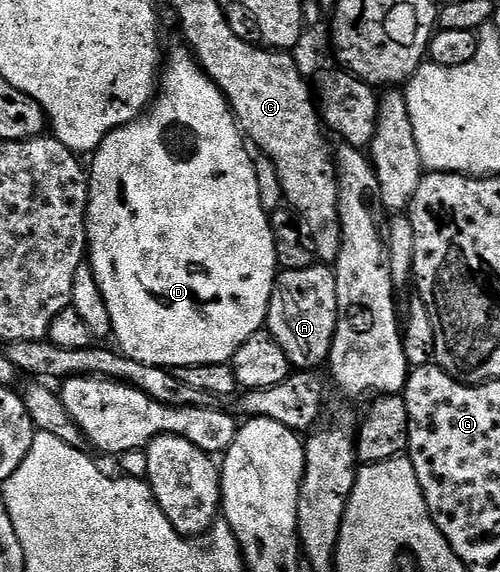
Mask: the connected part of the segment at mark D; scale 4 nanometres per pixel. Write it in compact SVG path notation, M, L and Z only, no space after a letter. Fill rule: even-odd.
M187 47L176 48L172 53L167 53L166 59L162 64L162 71L158 76L158 91L155 93L154 99L148 105L146 111L137 118L131 120L126 126L114 129L109 132L107 138L96 147L95 152L91 153L92 168L88 172L88 214L86 217L86 227L88 229L88 247L86 249L87 263L92 265L92 273L98 282L98 290L102 290L102 298L106 298L106 310L110 310L110 322L112 323L112 336L118 345L119 351L125 356L134 358L134 362L146 362L150 366L158 366L159 368L167 368L175 370L177 368L189 368L190 366L202 366L203 364L226 364L232 359L232 355L238 350L238 346L242 346L242 342L246 342L246 338L250 338L253 334L261 331L265 327L268 318L268 307L270 306L270 298L272 291L276 285L276 277L278 275L278 265L276 263L276 251L274 250L274 234L272 233L272 222L270 214L262 206L262 198L258 194L258 174L256 173L256 160L254 156L248 153L249 145L246 143L246 137L240 130L240 125L236 123L235 116L232 115L232 107L228 105L228 100L224 93L221 92L215 82L208 76L208 73L198 63L195 55Z

